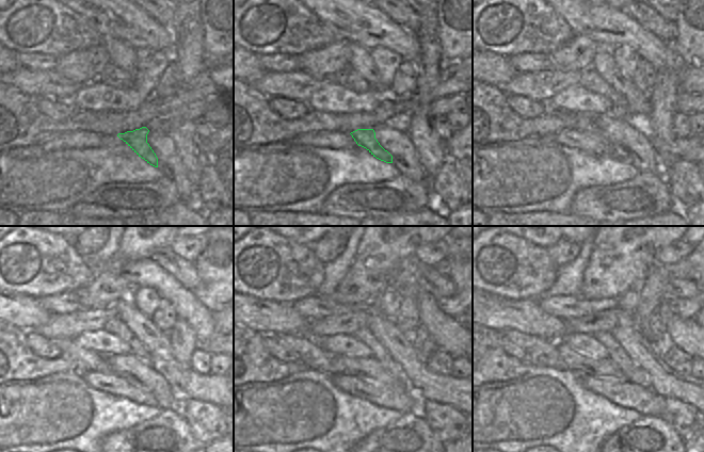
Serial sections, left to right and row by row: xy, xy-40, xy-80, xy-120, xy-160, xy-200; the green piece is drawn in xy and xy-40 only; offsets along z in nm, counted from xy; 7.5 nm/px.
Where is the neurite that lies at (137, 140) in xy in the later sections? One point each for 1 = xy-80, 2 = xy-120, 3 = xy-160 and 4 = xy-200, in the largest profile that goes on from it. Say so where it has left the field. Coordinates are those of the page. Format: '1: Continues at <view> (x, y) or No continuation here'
1: Continues at xy-80 (585, 123)
2: Continues at xy-120 (86, 360)
3: Continues at xy-160 (308, 352)
4: Continues at xy-200 (541, 352).

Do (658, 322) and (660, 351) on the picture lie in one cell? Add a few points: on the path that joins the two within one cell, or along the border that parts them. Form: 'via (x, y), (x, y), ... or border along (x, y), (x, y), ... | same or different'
border along (668, 336), (651, 342) | different

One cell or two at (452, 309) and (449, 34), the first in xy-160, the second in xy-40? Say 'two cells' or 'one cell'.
one cell

